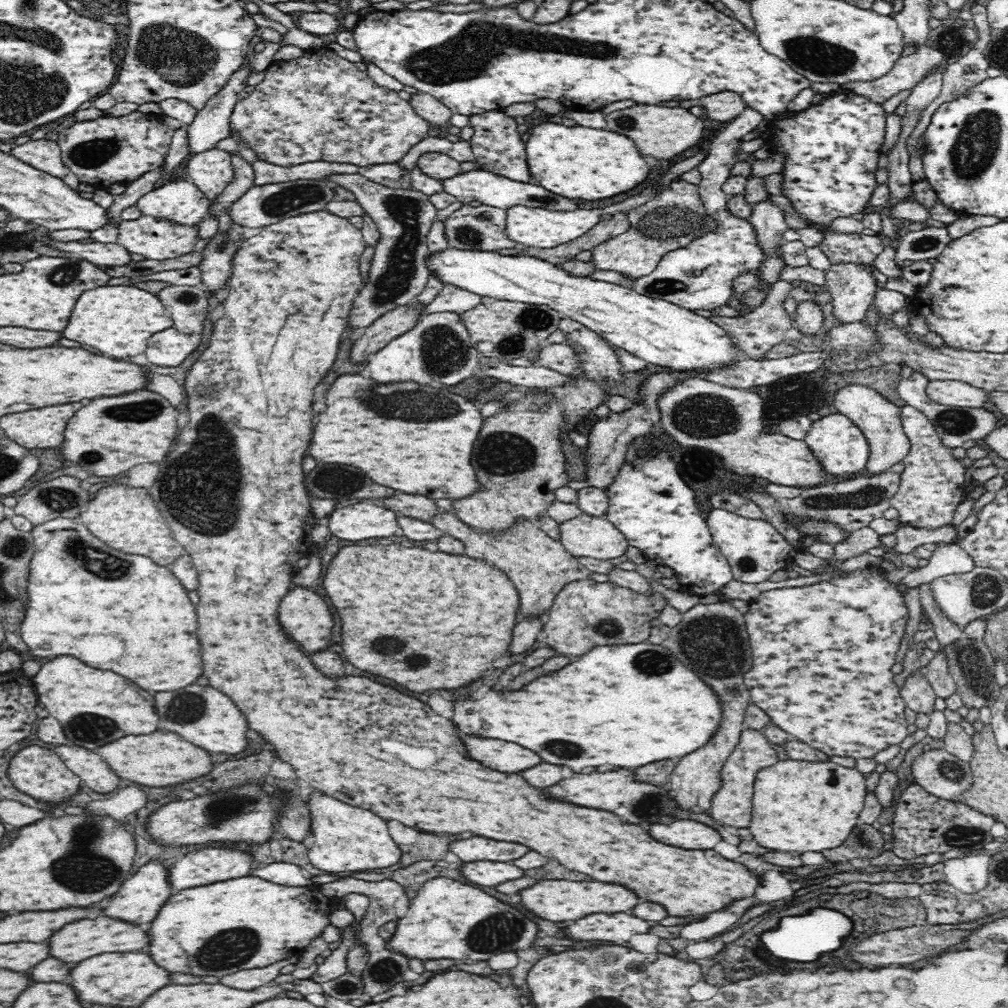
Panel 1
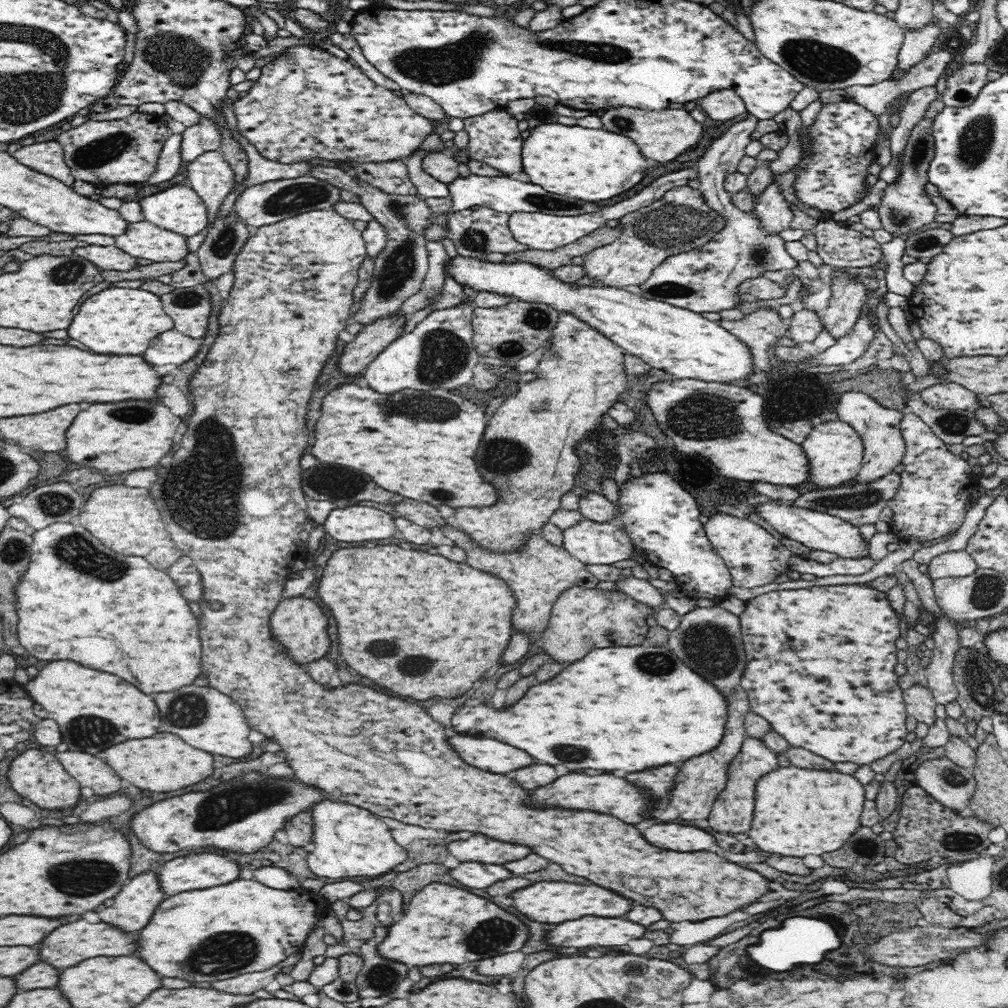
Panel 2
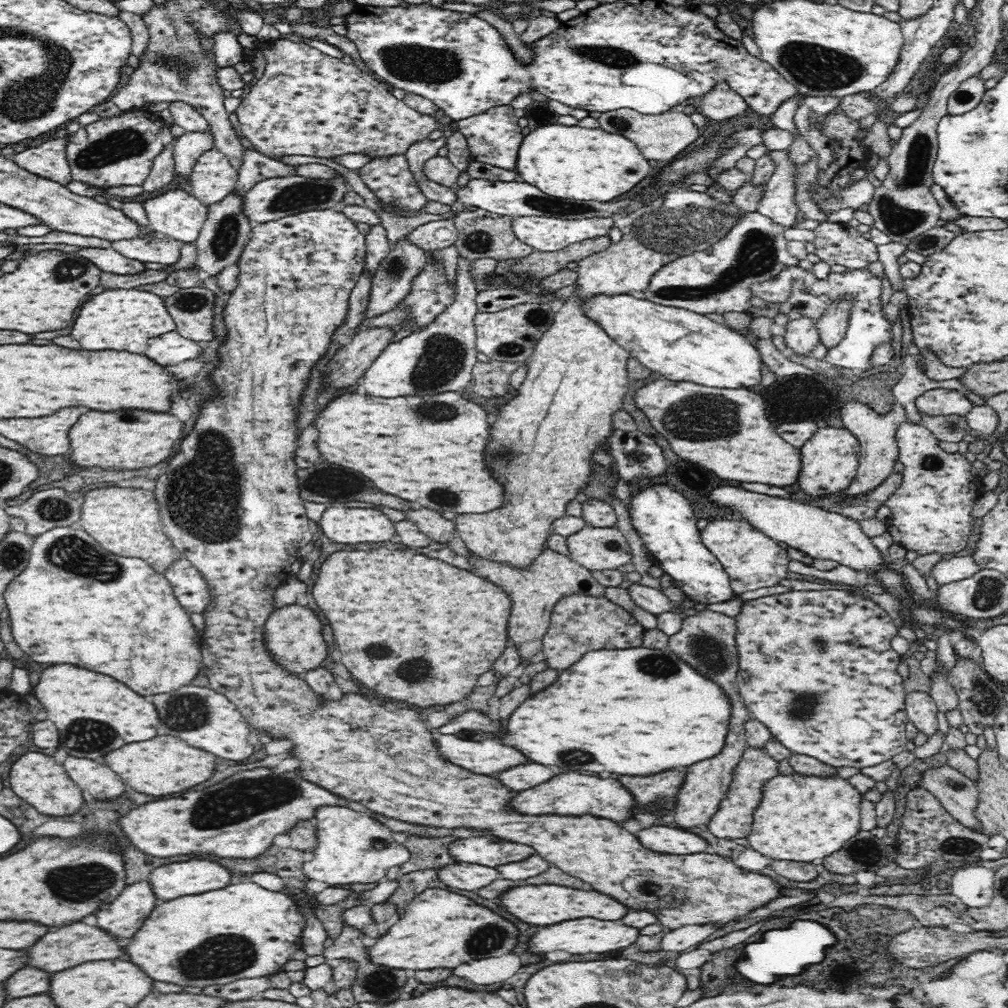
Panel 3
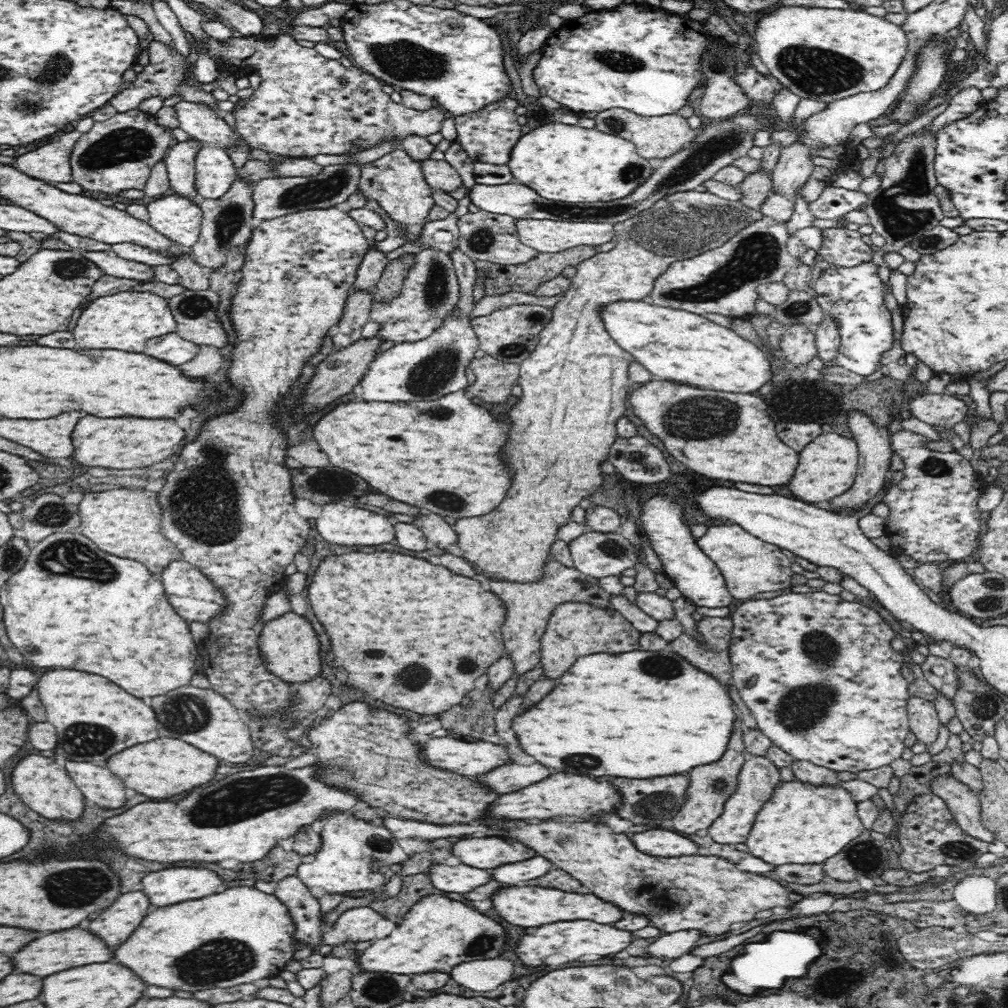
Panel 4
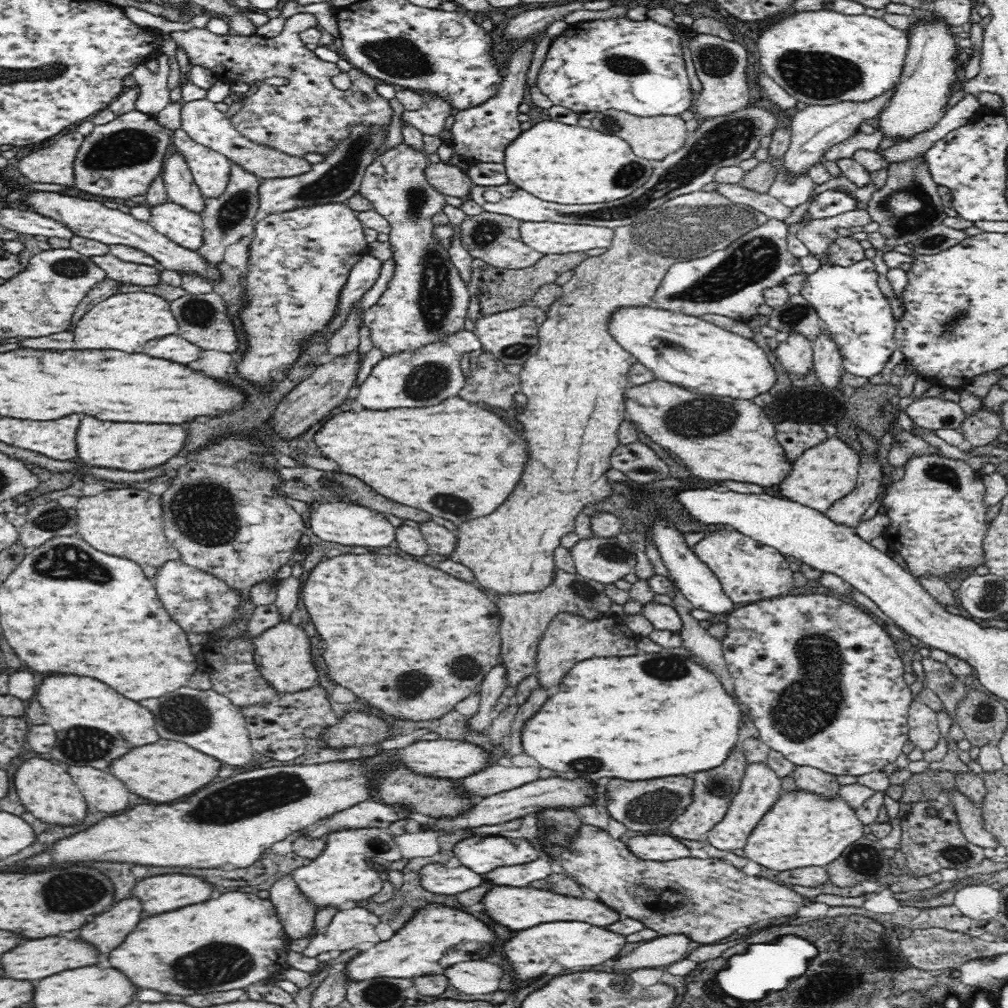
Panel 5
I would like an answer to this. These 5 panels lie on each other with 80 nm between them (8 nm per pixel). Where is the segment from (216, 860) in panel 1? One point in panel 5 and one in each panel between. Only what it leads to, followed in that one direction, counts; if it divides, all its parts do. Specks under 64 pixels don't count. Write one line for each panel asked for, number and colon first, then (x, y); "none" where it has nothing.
2: (199, 871)
3: (196, 876)
4: (169, 886)
5: (159, 894)

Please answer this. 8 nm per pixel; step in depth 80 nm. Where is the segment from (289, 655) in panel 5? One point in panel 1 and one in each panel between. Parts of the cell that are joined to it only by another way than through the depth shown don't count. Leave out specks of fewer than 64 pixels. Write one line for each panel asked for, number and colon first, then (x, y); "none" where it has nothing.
1: (305, 617)
2: (298, 624)
3: (293, 635)
4: (289, 647)

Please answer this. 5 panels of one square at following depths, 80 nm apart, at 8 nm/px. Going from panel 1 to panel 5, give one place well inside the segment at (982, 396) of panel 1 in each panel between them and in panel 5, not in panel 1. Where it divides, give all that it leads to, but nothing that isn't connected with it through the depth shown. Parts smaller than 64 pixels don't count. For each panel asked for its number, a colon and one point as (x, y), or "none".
2: (950, 396)
3: (936, 402)
4: (935, 409)
5: (932, 413)

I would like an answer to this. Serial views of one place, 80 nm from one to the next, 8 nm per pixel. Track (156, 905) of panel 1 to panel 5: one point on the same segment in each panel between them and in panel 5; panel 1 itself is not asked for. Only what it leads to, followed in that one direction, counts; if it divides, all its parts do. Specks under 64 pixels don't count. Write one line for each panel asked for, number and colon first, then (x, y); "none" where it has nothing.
2: (131, 909)
3: (122, 917)
4: (116, 923)
5: (107, 930)

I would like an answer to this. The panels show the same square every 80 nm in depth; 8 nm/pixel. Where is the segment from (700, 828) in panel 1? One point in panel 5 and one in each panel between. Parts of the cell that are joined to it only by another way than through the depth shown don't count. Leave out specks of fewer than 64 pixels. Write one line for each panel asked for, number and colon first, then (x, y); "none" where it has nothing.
2: (670, 836)
3: (667, 840)
4: (655, 841)
5: (661, 848)

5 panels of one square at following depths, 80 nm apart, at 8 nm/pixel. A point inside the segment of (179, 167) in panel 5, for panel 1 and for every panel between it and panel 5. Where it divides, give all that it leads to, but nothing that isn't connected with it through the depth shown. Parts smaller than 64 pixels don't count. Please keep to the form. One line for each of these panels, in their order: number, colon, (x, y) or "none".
1: (211, 125)
2: (204, 137)
3: (188, 148)
4: (180, 161)

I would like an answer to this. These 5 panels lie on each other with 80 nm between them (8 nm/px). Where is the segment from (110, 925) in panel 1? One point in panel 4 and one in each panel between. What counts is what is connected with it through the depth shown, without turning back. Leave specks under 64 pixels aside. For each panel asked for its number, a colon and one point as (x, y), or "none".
2: (77, 940)
3: (61, 948)
4: (57, 951)

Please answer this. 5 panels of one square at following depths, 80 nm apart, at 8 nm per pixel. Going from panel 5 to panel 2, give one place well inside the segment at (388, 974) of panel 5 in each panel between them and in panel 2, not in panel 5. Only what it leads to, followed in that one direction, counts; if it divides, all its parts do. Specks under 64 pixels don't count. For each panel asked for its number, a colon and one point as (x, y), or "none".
2: (442, 924)
3: (439, 929)
4: (437, 933)

